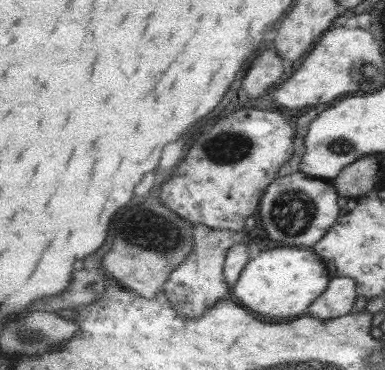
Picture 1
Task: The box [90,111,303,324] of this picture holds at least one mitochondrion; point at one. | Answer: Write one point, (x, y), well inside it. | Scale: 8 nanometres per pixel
(218, 148)

